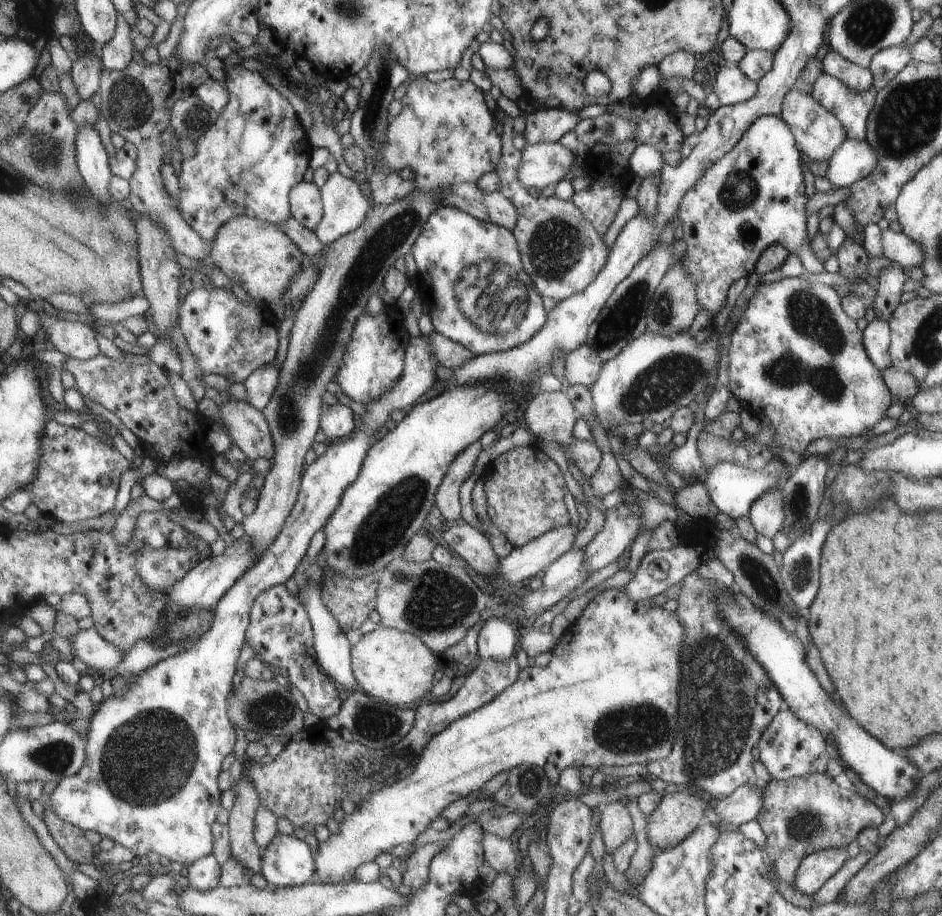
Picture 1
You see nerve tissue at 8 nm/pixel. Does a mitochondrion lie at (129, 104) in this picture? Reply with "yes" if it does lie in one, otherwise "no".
yes

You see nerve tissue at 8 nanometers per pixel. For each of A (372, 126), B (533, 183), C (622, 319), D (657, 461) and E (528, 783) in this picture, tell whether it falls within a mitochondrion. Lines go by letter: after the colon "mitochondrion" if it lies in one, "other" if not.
A: mitochondrion
B: other
C: mitochondrion
D: other
E: mitochondrion

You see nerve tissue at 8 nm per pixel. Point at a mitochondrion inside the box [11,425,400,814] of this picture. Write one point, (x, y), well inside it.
(148, 760)

